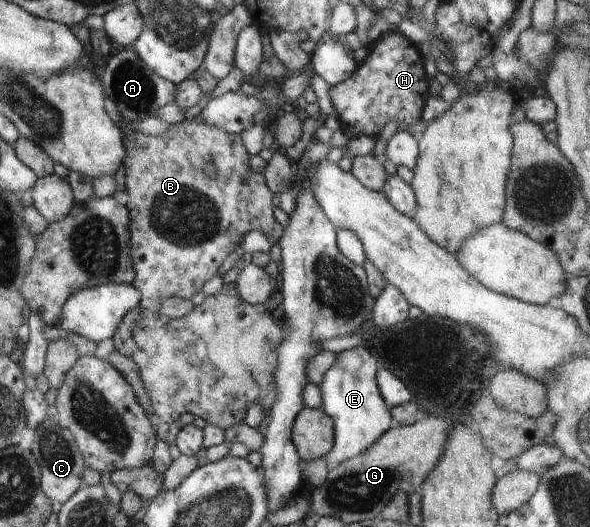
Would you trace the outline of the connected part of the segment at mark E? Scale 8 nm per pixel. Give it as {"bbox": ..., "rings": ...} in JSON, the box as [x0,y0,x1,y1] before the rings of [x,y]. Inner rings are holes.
{"bbox":[318,346,394,466],"rings":[[[361,346],[345,350],[335,354],[335,362],[318,385],[322,398],[321,408],[334,422],[333,448],[325,456],[331,466],[363,454],[394,424],[390,408],[385,404],[377,386],[376,374],[380,366],[375,353],[371,356],[369,350]]]}

